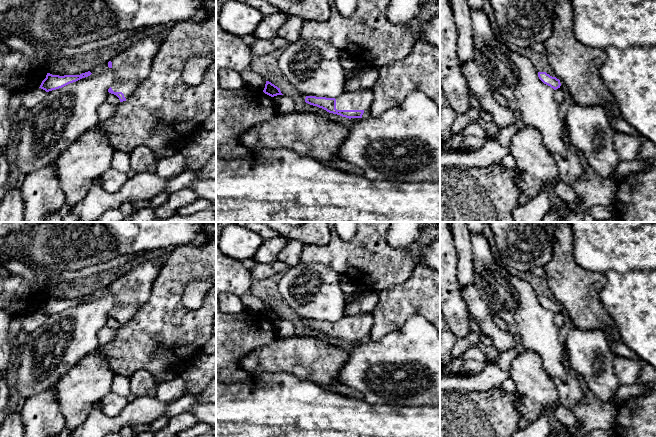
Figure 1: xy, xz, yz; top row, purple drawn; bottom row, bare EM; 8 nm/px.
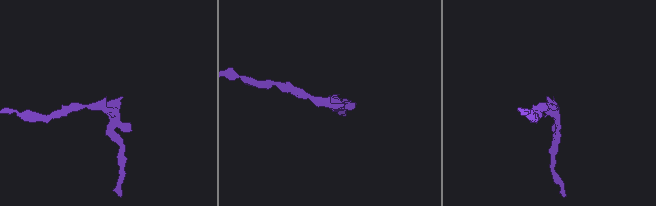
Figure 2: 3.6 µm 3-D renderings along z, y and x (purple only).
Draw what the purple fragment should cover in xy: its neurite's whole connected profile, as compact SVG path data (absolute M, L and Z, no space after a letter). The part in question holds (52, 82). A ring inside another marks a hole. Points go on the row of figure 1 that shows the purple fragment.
M90 71L82 73L80 75L52 75L47 73L46 78L42 81L39 88L45 90L46 92L62 88L70 83L76 82L82 78L90 76L92 73Z

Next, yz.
M538 72L539 79L546 85L550 86L554 90L560 88L561 83L560 80L556 77L552 77L546 72Z

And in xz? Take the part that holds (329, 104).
M359 89L356 91L344 91L335 98L306 96L305 102L346 118L365 118L369 116L369 110L374 95L371 89Z

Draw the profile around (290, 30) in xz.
M289 16L280 26L277 36L284 38L289 43L296 42L300 38L301 29L305 21L296 16Z

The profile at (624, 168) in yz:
M647 160L620 161L615 169L613 178L620 180L633 173L638 173L648 169Z

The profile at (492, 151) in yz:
M486 139L480 149L472 152L444 150L440 141L440 167L487 167L508 154L510 147L502 145L497 139Z

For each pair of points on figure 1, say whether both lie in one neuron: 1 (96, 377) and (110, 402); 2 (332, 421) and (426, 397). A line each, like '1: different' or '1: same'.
1: different
2: different

